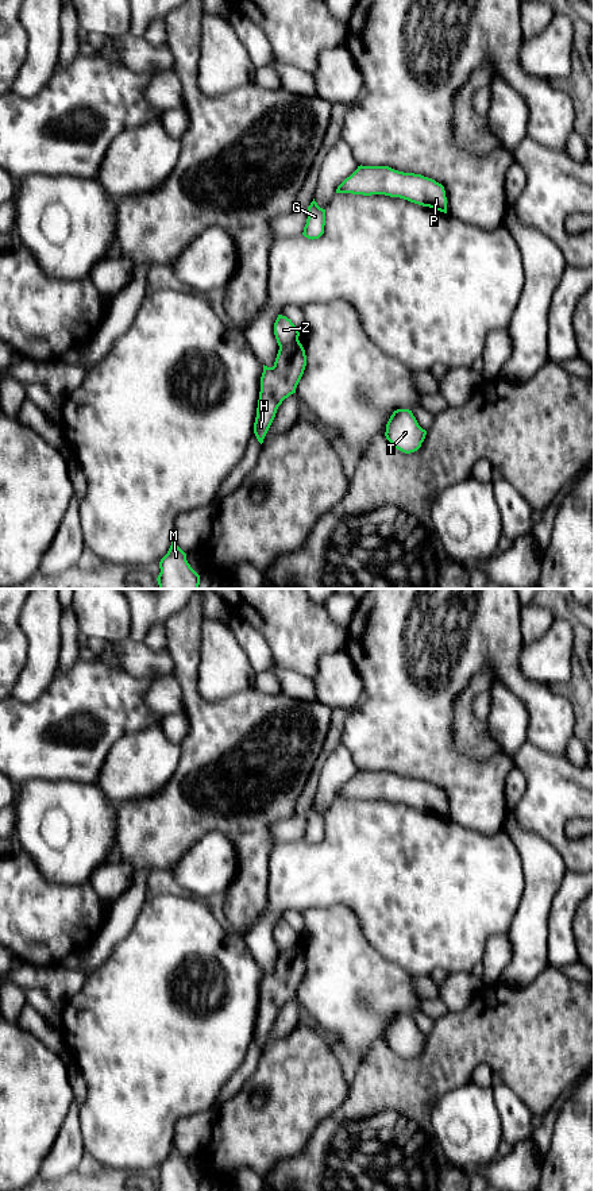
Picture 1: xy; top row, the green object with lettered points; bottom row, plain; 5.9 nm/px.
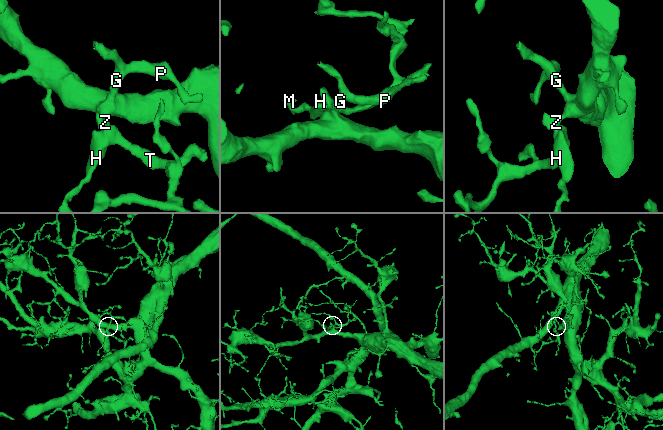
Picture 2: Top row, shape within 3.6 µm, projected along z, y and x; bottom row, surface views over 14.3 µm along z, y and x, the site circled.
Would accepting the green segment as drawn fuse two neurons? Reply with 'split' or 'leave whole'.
split

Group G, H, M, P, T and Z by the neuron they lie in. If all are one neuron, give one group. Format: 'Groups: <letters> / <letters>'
Groups: G P Z / H M T

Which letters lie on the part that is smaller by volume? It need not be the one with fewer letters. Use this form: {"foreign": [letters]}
{"foreign": ["H", "M", "T"]}

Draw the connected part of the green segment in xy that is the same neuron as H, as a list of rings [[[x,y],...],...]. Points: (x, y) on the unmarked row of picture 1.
[[[298,944],[292,949],[279,952],[273,972],[263,970],[254,1028],[254,1038],[261,1049],[275,1022],[278,1011],[285,1003],[296,998],[305,971],[306,960]]]

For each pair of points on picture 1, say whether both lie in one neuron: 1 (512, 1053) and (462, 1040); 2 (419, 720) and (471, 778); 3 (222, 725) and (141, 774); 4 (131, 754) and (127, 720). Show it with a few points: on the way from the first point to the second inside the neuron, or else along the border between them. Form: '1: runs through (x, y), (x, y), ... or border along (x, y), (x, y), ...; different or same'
1: runs through (500, 1041), (474, 1040); same
2: runs through (428, 735), (456, 763); same
3: border along (180, 744), (180, 762), (174, 774), (168, 781); different
4: border along (159, 725), (149, 725), (123, 735), (107, 756); different

